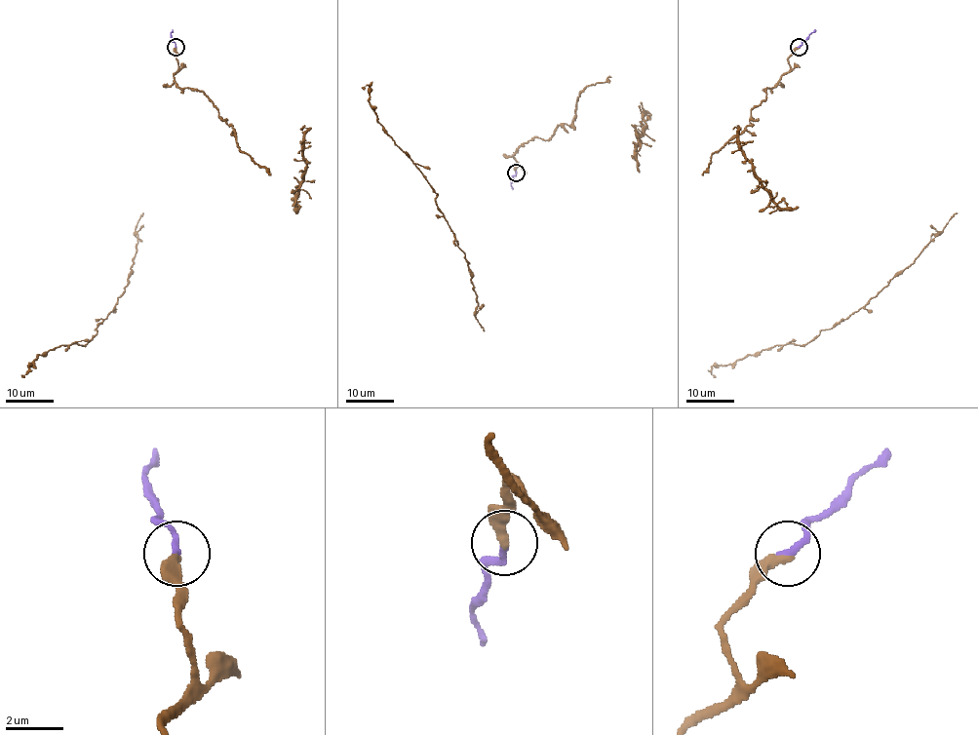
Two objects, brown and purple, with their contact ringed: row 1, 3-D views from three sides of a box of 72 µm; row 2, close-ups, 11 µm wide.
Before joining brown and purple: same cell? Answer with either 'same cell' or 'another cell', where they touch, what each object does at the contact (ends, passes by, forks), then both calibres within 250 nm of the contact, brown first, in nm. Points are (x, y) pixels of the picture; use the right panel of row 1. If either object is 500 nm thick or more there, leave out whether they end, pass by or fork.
another cell; at (799, 47); brown ends there; purple ends there; 380 nm thick on the brown side, 240 nm on the other

